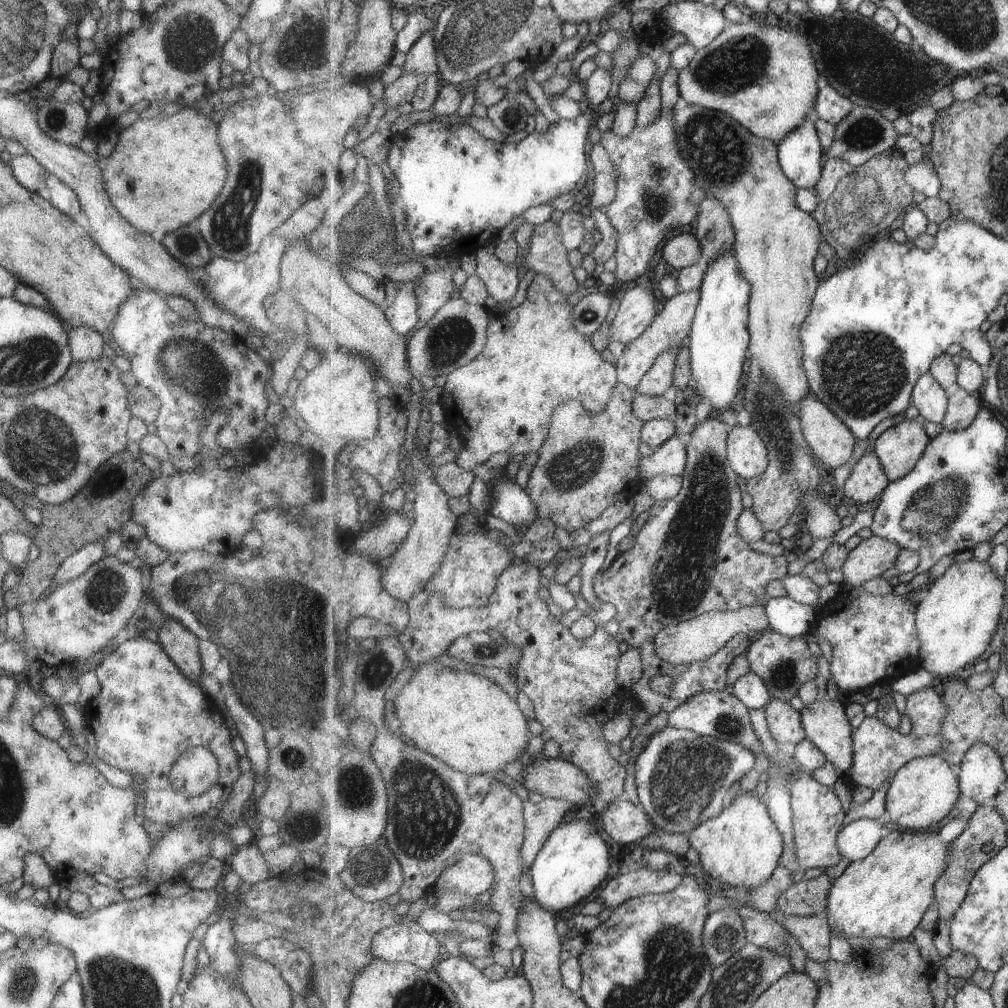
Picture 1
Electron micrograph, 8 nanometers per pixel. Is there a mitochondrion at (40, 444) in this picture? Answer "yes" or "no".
yes

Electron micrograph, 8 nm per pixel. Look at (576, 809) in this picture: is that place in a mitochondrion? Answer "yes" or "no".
no

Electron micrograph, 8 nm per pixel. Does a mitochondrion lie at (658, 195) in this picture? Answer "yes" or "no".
yes

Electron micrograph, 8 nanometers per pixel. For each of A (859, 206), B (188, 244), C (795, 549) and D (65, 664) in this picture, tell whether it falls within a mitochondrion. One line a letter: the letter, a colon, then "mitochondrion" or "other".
A: mitochondrion
B: mitochondrion
C: other
D: other

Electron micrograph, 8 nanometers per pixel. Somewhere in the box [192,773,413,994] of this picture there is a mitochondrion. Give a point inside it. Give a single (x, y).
(367, 868)

